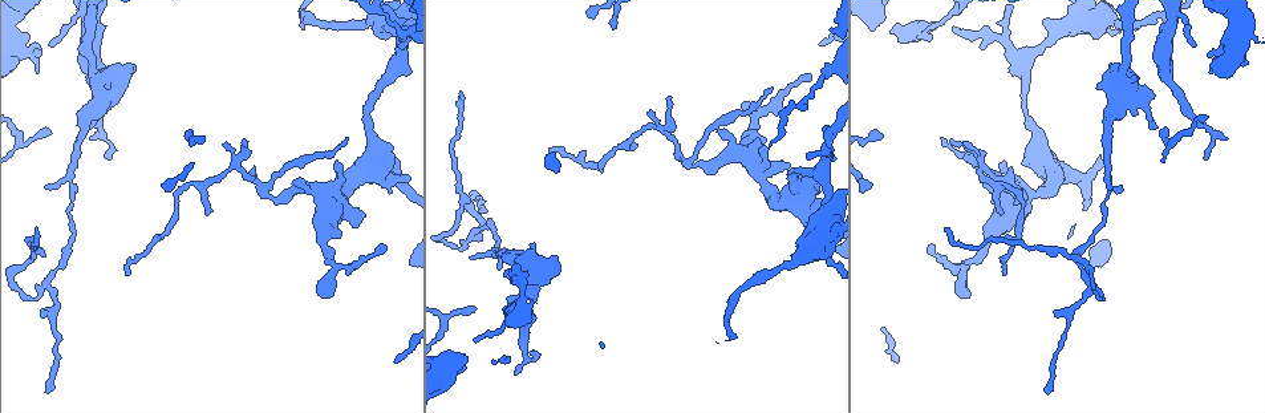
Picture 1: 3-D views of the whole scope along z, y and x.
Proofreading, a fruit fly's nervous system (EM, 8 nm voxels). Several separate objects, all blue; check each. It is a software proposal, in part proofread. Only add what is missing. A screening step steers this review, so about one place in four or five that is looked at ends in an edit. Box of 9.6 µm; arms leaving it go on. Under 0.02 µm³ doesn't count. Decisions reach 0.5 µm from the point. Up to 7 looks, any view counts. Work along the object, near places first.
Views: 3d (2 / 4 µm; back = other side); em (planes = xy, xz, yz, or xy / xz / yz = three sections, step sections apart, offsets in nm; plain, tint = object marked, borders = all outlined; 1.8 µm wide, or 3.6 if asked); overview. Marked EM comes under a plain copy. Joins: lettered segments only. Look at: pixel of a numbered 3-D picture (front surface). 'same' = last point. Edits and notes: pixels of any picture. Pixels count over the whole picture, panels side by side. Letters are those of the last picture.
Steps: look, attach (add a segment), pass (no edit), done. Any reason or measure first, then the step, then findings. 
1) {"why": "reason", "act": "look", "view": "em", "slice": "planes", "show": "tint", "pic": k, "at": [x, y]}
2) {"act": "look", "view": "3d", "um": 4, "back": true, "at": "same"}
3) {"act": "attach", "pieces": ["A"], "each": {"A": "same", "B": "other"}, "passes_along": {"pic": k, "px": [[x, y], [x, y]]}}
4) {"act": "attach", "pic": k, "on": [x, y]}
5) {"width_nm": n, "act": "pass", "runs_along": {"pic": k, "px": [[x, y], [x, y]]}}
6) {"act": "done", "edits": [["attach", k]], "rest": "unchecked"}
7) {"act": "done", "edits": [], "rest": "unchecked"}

{"why": "thin end", "act": "look", "view": "em", "slice": "xz", "step": 8, "show": "borders", "pic": 1, "at": [473, 194]}

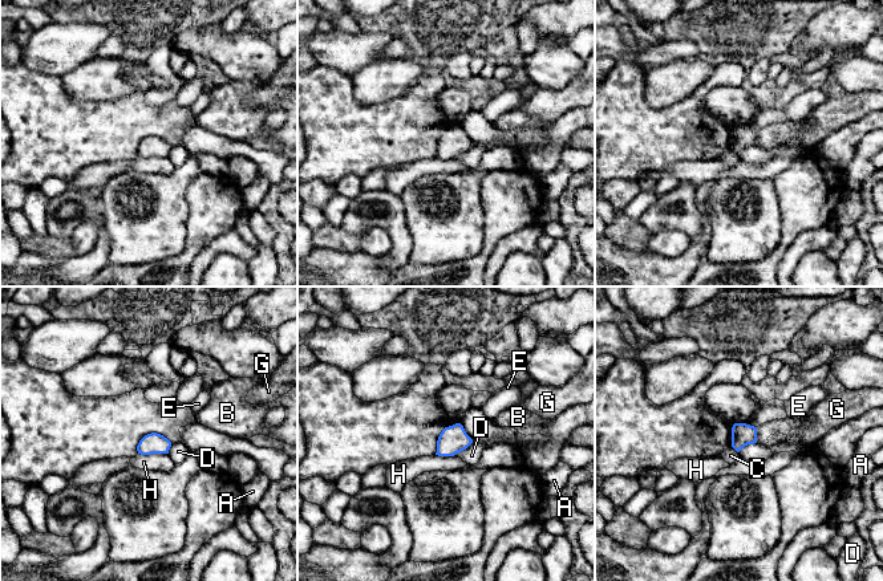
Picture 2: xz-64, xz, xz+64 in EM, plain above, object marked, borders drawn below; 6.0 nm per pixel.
{"act": "look", "view": "em", "slice": "planes", "show": "borders", "at": "same"}

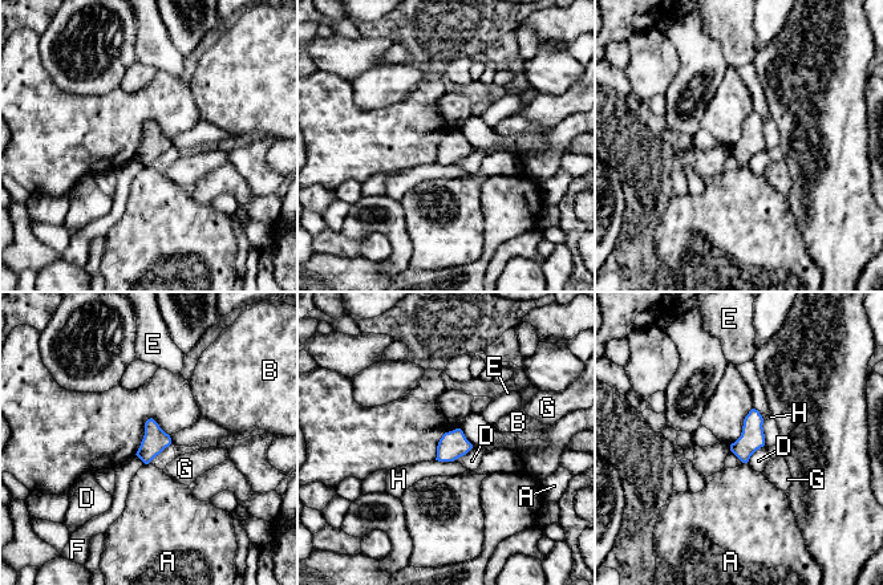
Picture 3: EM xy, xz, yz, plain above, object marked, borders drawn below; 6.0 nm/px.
{"longest_contact_nm": ["H", 160], "act": "pass", "each": {"A": "other", "B": "other", "D": "other", "E": "other", "F": "other", "G": "other", "H": "other"}, "border": {"pic": 3, "px": [[764, 445], [746, 462]]}, "found": "no lettered segment goes on from it"}

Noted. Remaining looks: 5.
{"why": "branch stops here", "act": "look", "view": "3d", "um": 2, "pic": 1, "at": [295, 183]}

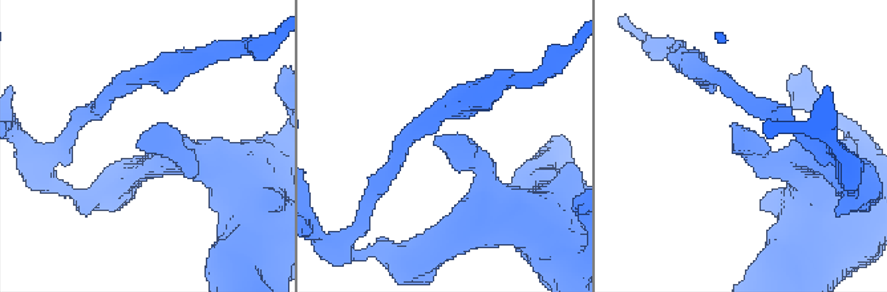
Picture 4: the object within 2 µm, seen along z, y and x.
{"act": "look", "view": "em", "slice": "planes", "show": "borders", "pic": 4, "at": [735, 143]}

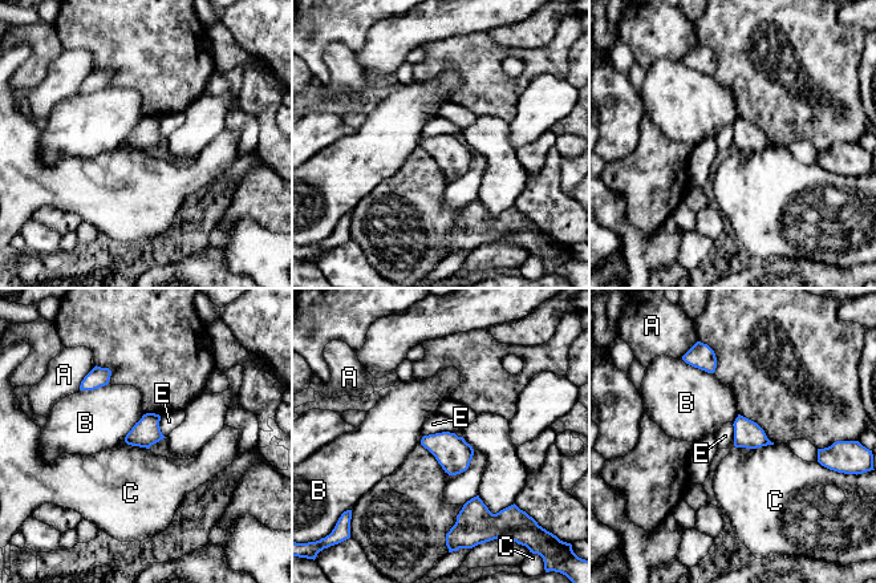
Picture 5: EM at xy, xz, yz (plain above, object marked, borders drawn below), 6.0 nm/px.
{"width_nm": 170, "act": "pass", "each": {"A": "other", "B": "other", "C": "other", "E": "other"}, "border": {"pic": 5, "px": [[454, 432], [436, 432], [424, 436]]}, "found": "no lettered segment goes on from it"}

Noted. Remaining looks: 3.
{"why": "branch stops here", "act": "look", "view": "3d", "um": 2, "pic": 1, "at": [1100, 156]}

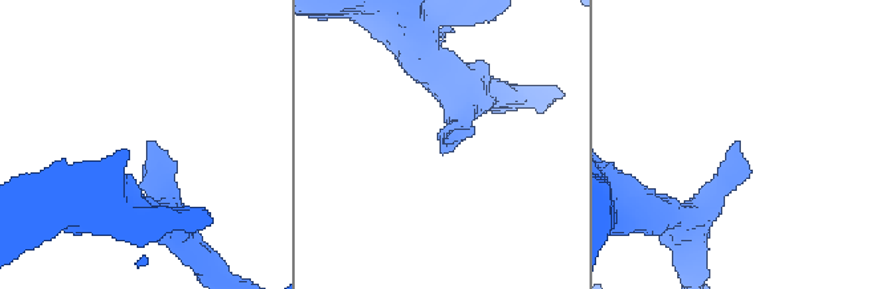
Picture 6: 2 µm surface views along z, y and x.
{"why": "now the EM", "act": "look", "view": "em", "slice": "planes", "show": "borders", "pic": 6, "at": [737, 143]}

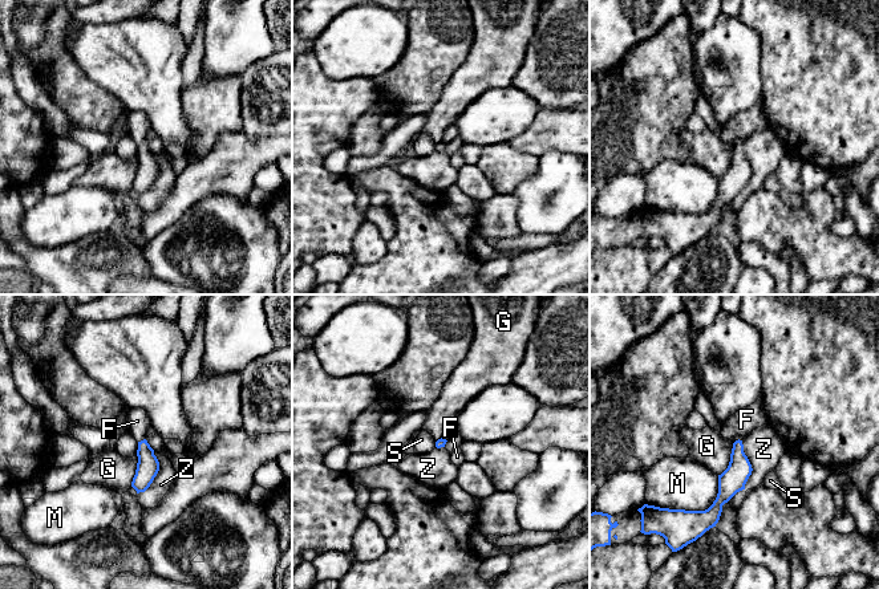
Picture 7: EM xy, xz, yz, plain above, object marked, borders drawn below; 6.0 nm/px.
{"longest_contact_nm": ["Z", 380], "act": "attach", "pieces": ["F"], "each": {"F": "same", "G": "other", "M": "other", "S": "other", "Z": "other"}, "found": "it goes on there"}

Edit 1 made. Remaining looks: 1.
{"act": "done", "edits": [["attach", 7]], "rest": "unchecked"}

